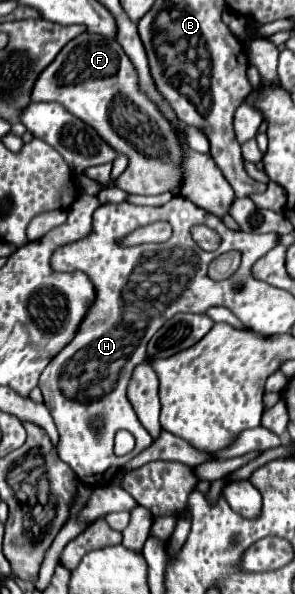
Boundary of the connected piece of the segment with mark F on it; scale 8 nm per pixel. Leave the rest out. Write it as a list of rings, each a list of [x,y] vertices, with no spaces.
[[[88,31],[74,37],[38,77],[32,101],[64,105],[74,117],[92,125],[118,153],[128,155],[128,169],[112,185],[132,195],[158,195],[180,187],[178,165],[182,149],[174,137],[174,129],[156,105],[138,91],[136,71],[116,39]]]

